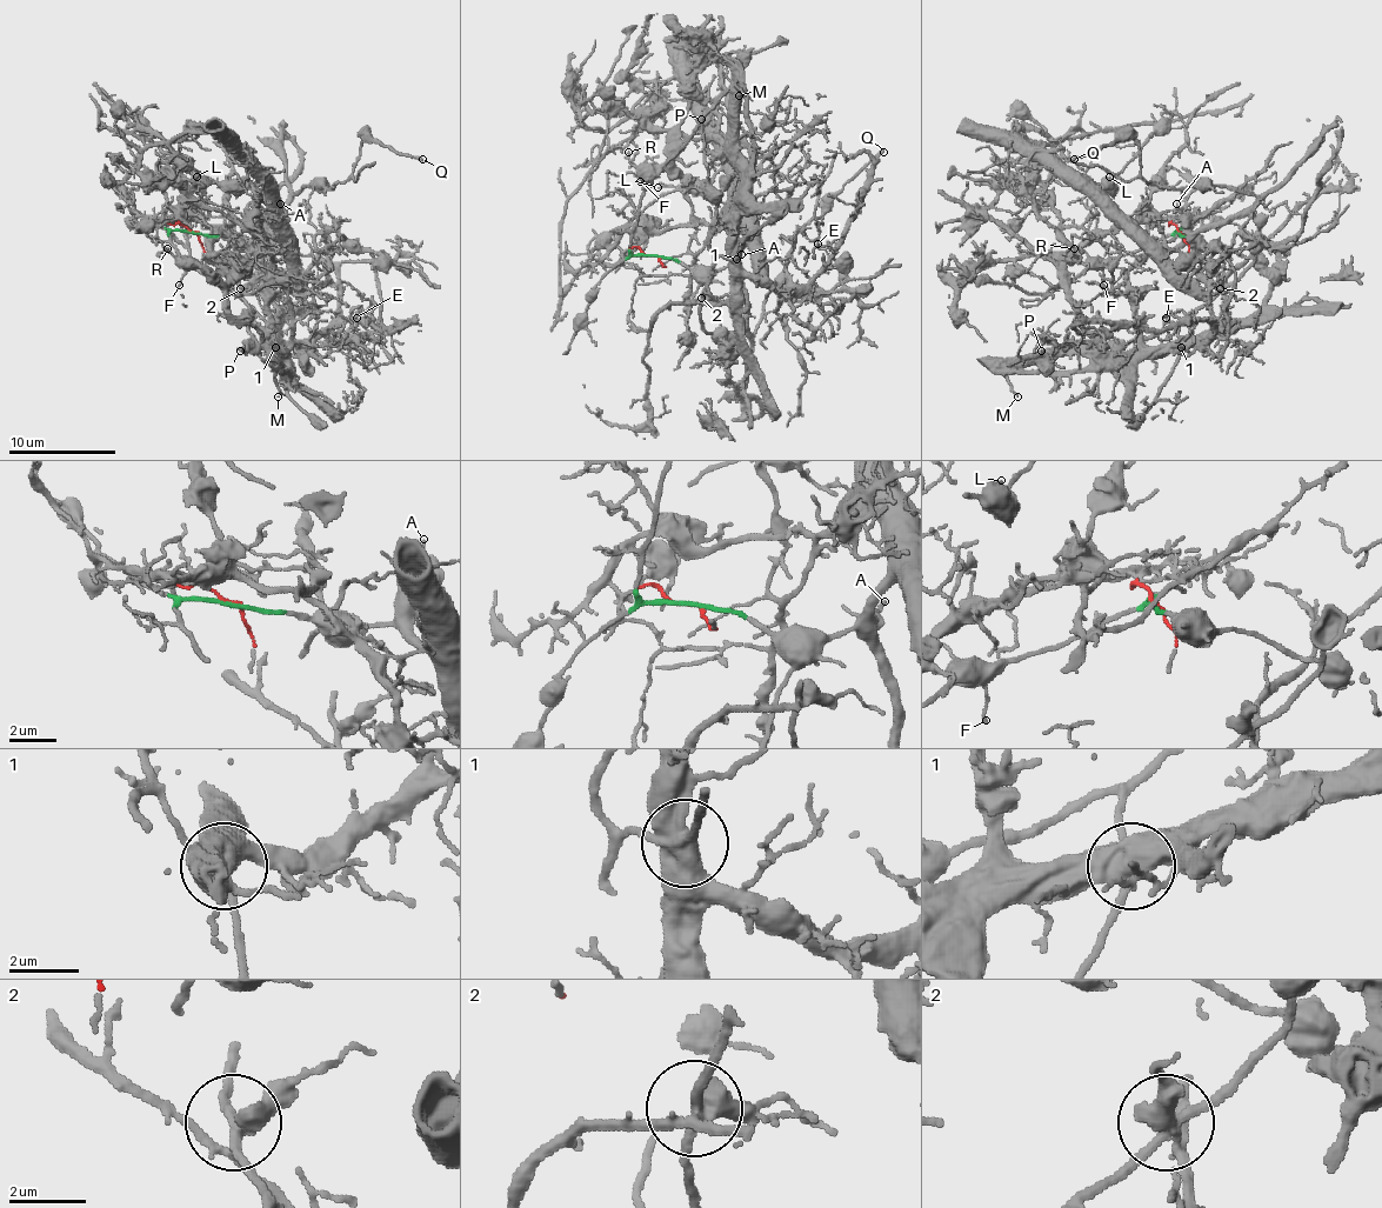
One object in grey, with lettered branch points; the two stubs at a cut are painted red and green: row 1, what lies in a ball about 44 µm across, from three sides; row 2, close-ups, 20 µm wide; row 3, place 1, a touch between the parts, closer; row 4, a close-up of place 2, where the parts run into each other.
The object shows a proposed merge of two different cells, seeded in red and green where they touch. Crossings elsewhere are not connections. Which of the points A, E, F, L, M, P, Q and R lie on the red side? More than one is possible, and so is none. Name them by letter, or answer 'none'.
E, M

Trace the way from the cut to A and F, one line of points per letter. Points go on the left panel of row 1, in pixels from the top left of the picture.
A: (192, 232), (262, 242), (267, 238), (267, 221), (280, 202)
F: (192, 232), (173, 229), (168, 234), (181, 257), (184, 269), (179, 286)

